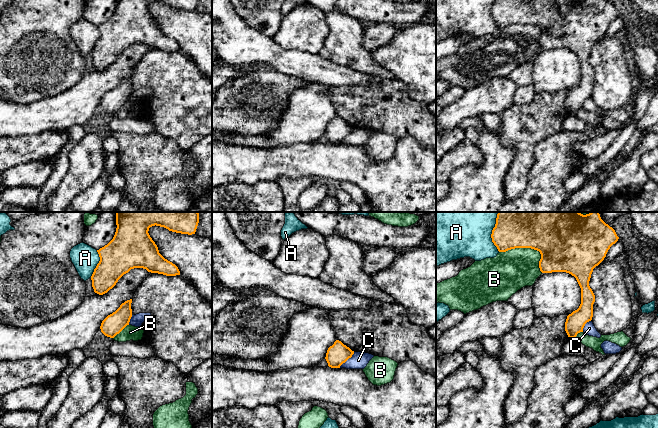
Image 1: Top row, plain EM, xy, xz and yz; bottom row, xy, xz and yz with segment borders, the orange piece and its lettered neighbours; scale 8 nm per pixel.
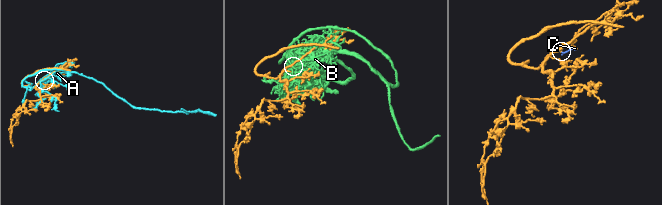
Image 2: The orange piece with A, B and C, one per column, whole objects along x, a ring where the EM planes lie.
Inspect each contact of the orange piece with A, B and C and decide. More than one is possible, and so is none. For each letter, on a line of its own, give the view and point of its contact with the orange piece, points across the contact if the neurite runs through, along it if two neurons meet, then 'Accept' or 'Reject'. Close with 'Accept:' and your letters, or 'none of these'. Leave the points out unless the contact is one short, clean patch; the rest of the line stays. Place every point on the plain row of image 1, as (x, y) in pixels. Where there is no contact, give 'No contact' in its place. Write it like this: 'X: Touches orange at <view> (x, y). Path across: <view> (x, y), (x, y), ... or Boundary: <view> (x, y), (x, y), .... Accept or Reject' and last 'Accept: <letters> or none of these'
A: Touches orange at xy (97, 40). Reject
B: Touches orange at yz (529, 23). Reject
C: Touches orange at xz (347, 135). Boundary: xz (354, 128), (339, 143). Reject
Accept: none of these

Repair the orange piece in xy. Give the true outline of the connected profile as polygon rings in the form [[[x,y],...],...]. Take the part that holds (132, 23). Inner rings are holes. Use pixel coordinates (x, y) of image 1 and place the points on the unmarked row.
[[[116,0],[113,15],[104,23],[97,26],[100,37],[91,52],[94,68],[103,71],[112,65],[118,56],[131,45],[143,44],[151,49],[166,52],[180,51],[178,43],[165,35],[158,26],[157,21],[150,13],[148,7],[152,2],[160,2],[169,7],[192,11],[195,10],[198,0]]]

